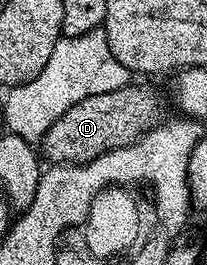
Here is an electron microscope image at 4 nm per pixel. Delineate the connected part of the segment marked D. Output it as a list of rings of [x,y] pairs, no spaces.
[[[132,81],[121,89],[97,93],[93,97],[85,97],[85,101],[77,101],[73,109],[63,113],[43,134],[42,158],[51,165],[88,163],[113,149],[136,143],[145,132],[160,126],[164,122],[163,99],[157,88],[147,84],[150,82],[139,82],[143,83]]]

